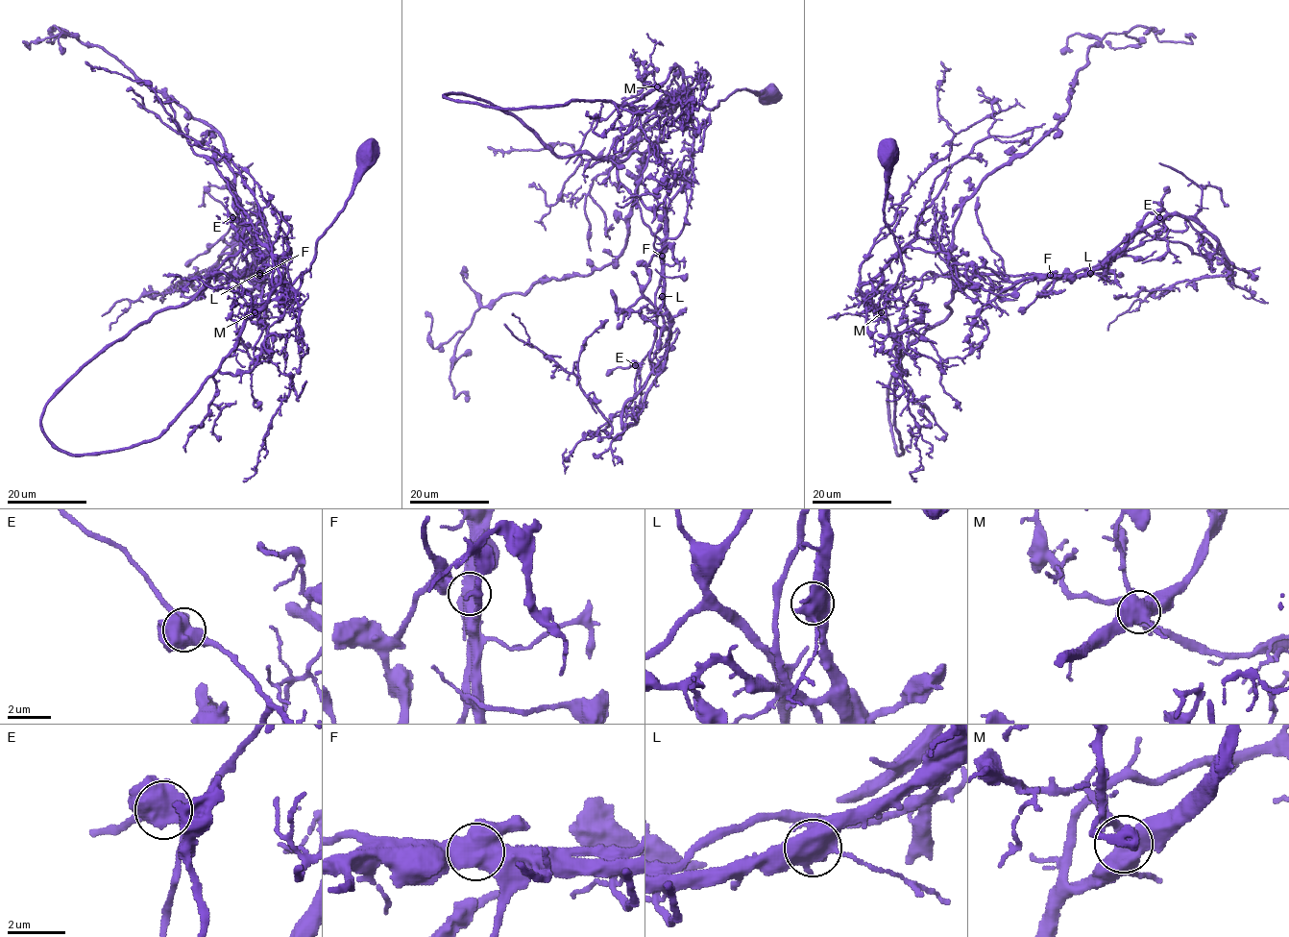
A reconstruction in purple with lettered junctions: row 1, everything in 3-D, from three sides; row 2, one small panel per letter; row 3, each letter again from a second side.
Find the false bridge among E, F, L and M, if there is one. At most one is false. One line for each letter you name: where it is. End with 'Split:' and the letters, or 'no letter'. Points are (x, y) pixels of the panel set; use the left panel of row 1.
F: place (259, 275)
Split: F

